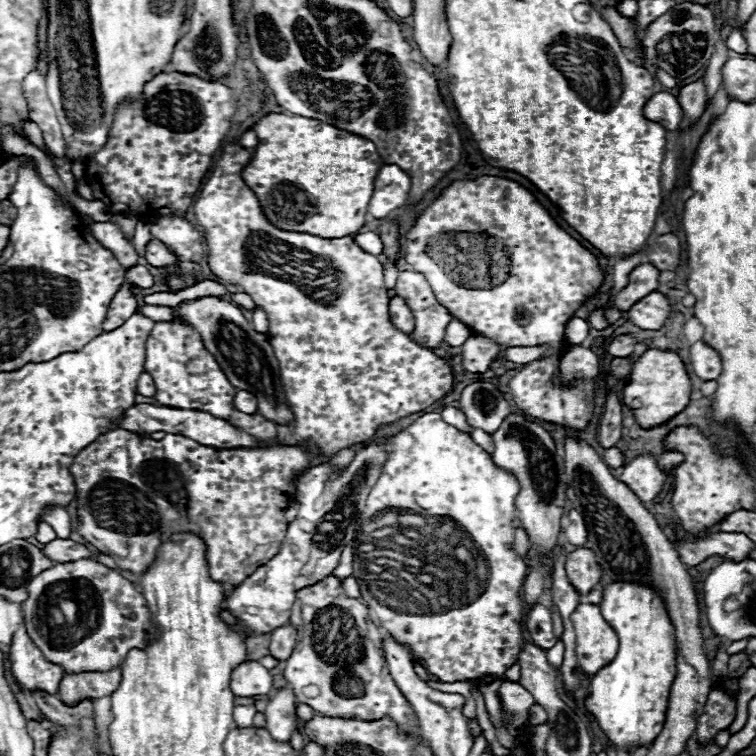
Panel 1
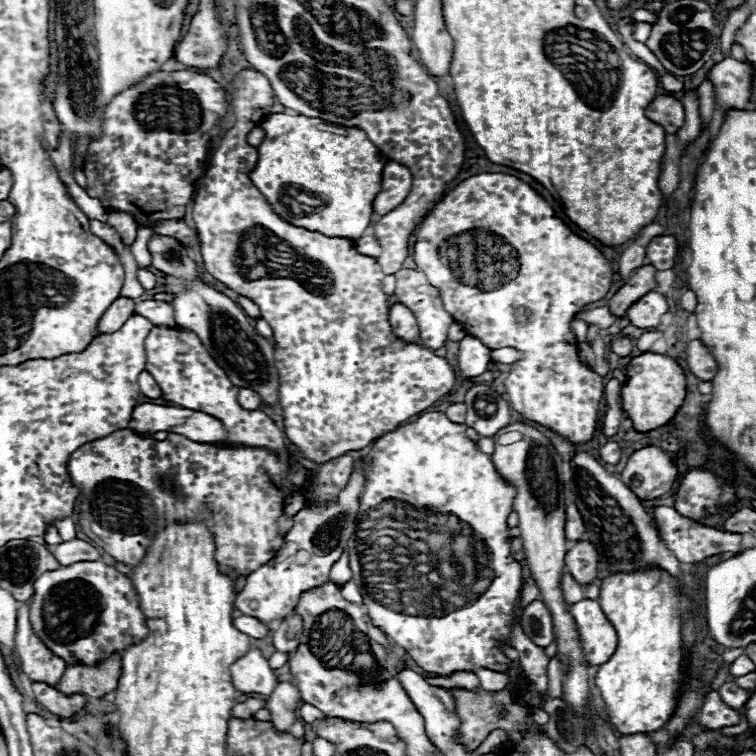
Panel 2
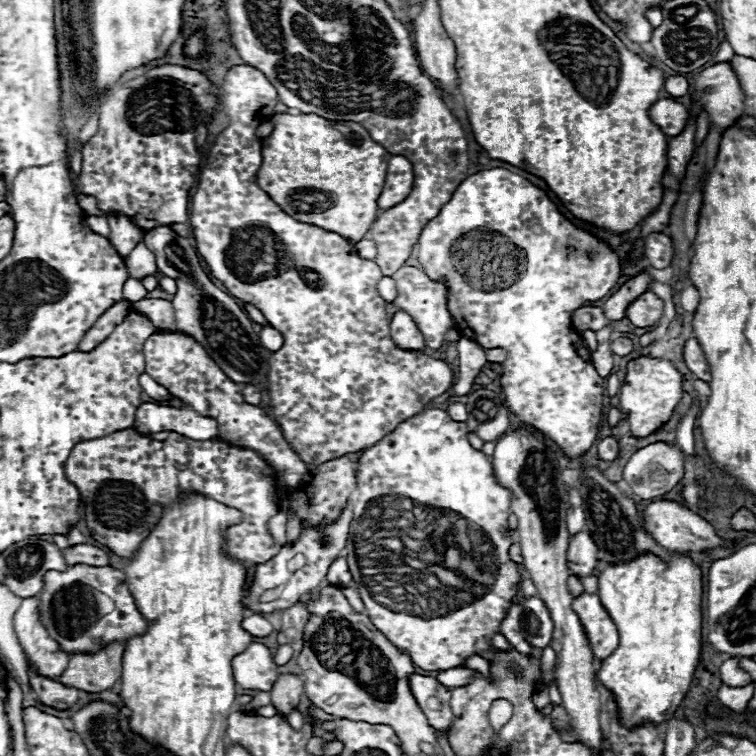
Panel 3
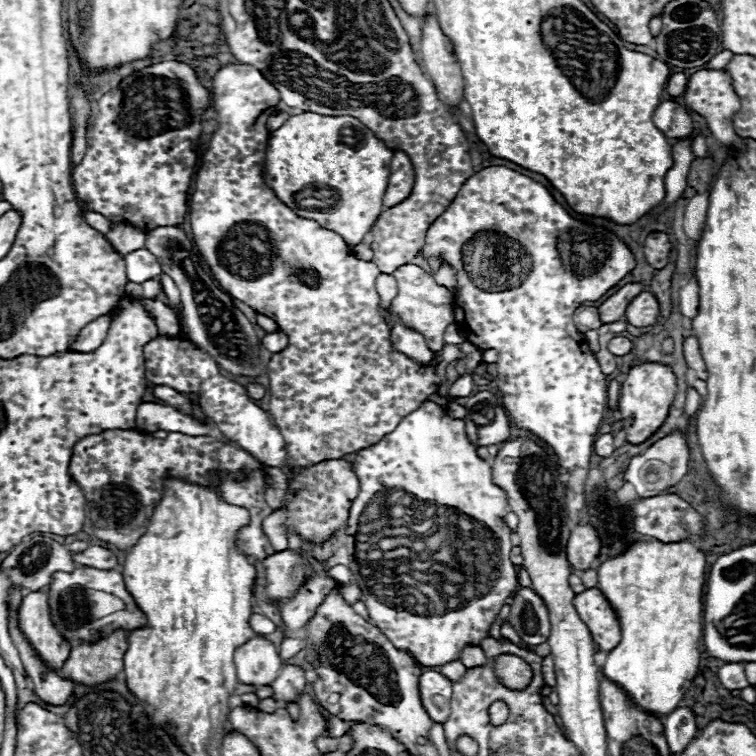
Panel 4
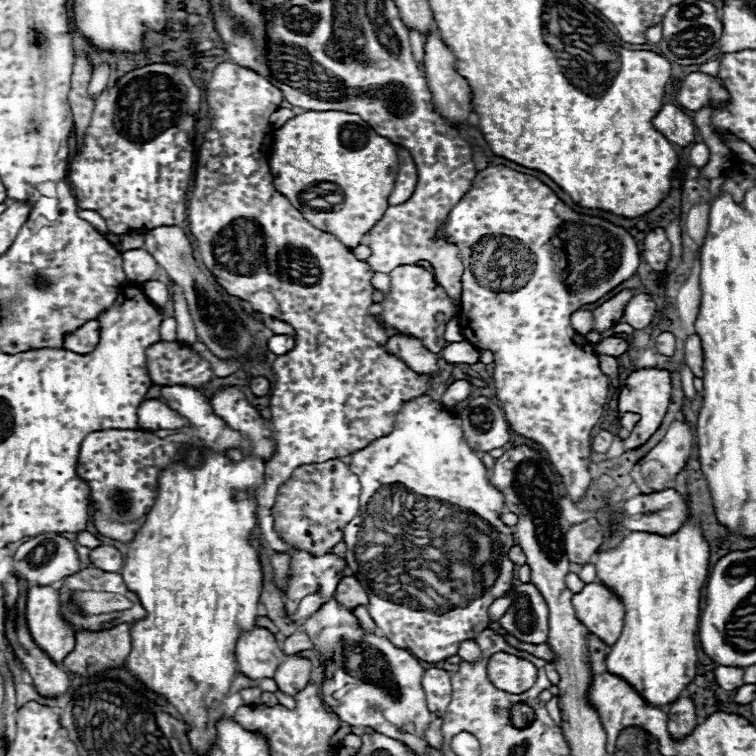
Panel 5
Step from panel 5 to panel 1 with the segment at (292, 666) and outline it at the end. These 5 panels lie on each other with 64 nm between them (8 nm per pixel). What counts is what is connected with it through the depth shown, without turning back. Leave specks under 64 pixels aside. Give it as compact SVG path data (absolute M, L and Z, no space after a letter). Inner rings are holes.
M290 688L278 690L278 694L266 706L266 728L274 740L290 742L292 732L296 730L296 702Z

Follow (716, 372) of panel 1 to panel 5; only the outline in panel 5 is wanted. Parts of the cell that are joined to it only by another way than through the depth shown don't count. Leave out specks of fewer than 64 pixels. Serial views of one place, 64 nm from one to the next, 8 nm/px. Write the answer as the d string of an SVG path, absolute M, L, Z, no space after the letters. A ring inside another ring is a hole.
M696 334L686 338L684 344L684 360L686 366L692 370L696 378L704 378L704 354L702 354L702 342Z

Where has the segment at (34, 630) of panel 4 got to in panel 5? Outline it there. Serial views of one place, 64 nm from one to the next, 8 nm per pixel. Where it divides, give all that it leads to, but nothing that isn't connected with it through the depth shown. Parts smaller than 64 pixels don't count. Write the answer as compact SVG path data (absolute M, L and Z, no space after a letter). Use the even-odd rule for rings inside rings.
M34 586L28 590L26 624L38 648L48 652L52 660L62 662L74 648L74 630L58 614L58 590L50 586Z

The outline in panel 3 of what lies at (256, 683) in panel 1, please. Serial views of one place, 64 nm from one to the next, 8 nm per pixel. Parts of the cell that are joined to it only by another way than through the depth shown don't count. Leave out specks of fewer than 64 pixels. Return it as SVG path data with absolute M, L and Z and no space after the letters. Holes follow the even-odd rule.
M252 642L242 654L234 656L232 660L232 674L240 688L244 690L260 690L270 692L272 684L276 682L276 664L272 654L264 644Z

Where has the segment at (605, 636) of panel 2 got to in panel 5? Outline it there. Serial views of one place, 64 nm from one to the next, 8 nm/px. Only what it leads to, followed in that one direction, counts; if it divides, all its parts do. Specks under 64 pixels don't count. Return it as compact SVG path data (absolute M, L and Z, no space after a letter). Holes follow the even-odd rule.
M600 582L586 584L572 598L578 620L606 646L614 646L622 632L624 608L622 602Z

